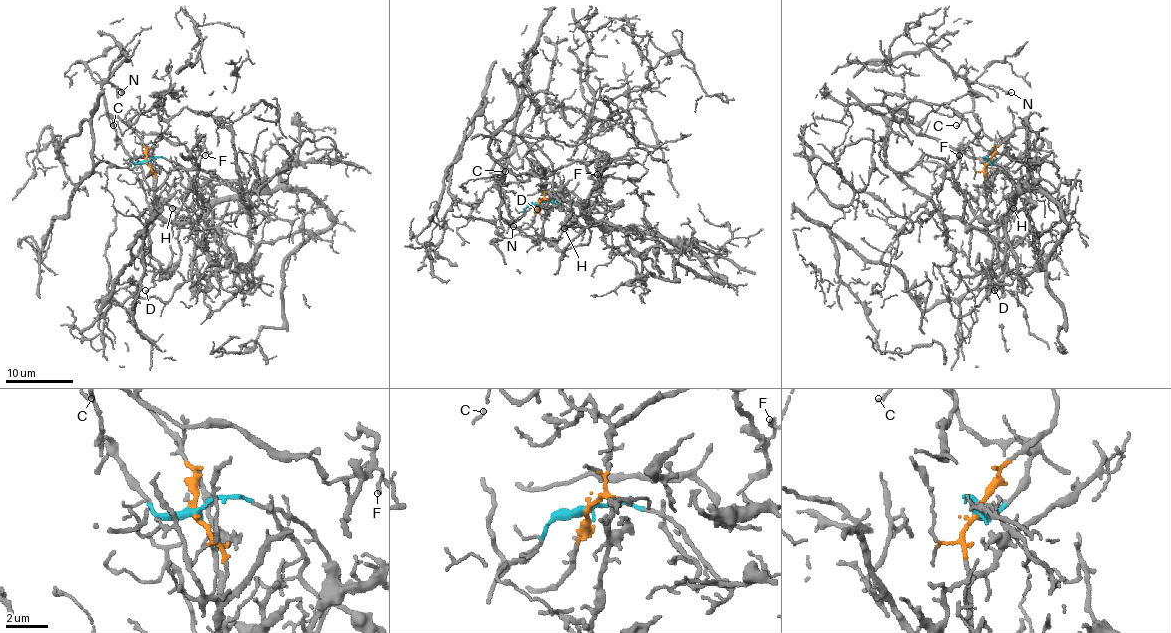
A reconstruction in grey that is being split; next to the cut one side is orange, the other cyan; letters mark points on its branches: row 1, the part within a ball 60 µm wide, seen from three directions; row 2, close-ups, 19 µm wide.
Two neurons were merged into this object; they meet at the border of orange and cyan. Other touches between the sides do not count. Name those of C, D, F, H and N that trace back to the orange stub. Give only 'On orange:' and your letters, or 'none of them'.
On orange: D, F, H

